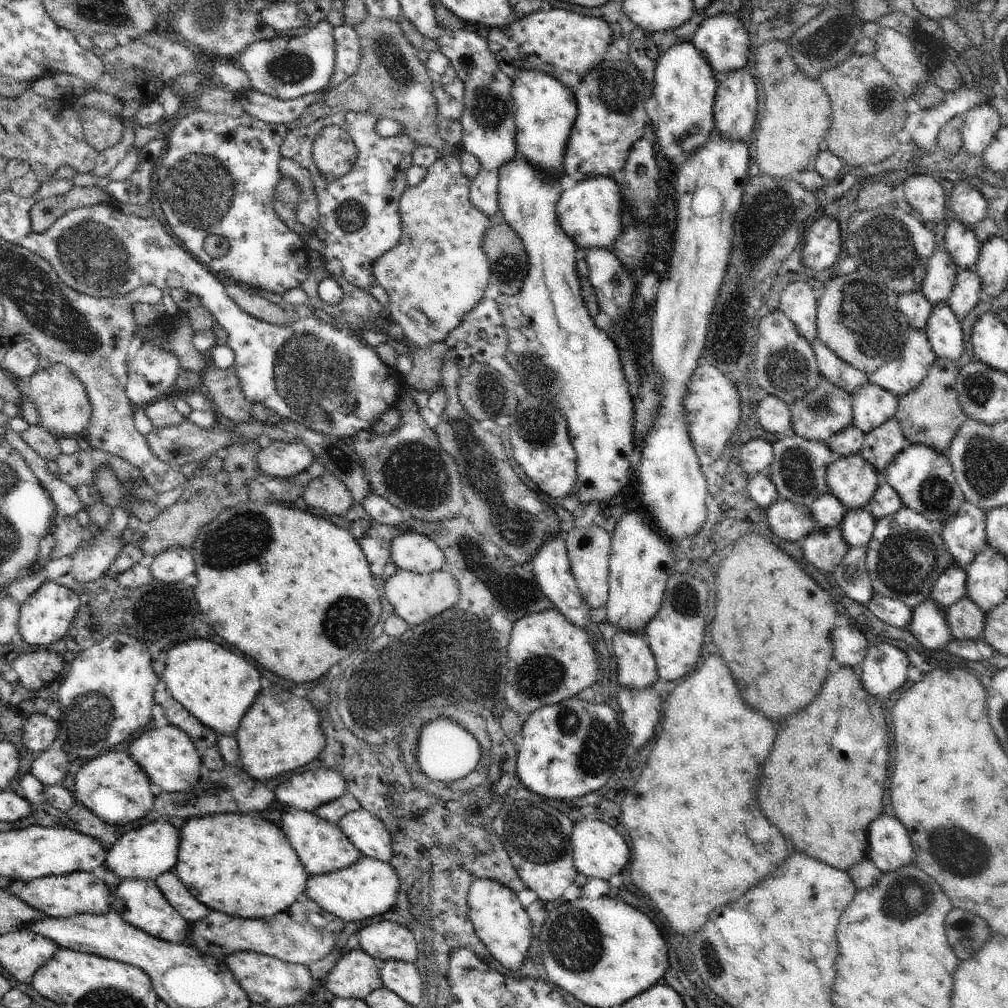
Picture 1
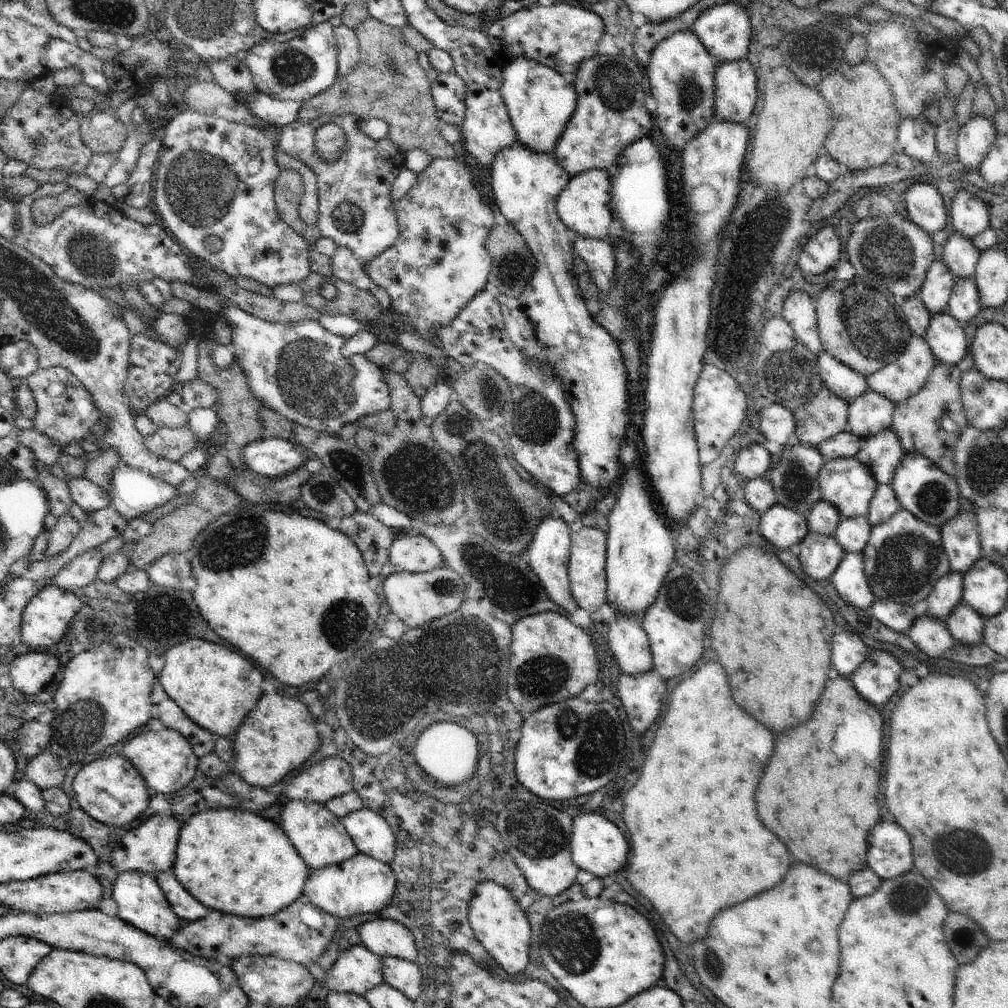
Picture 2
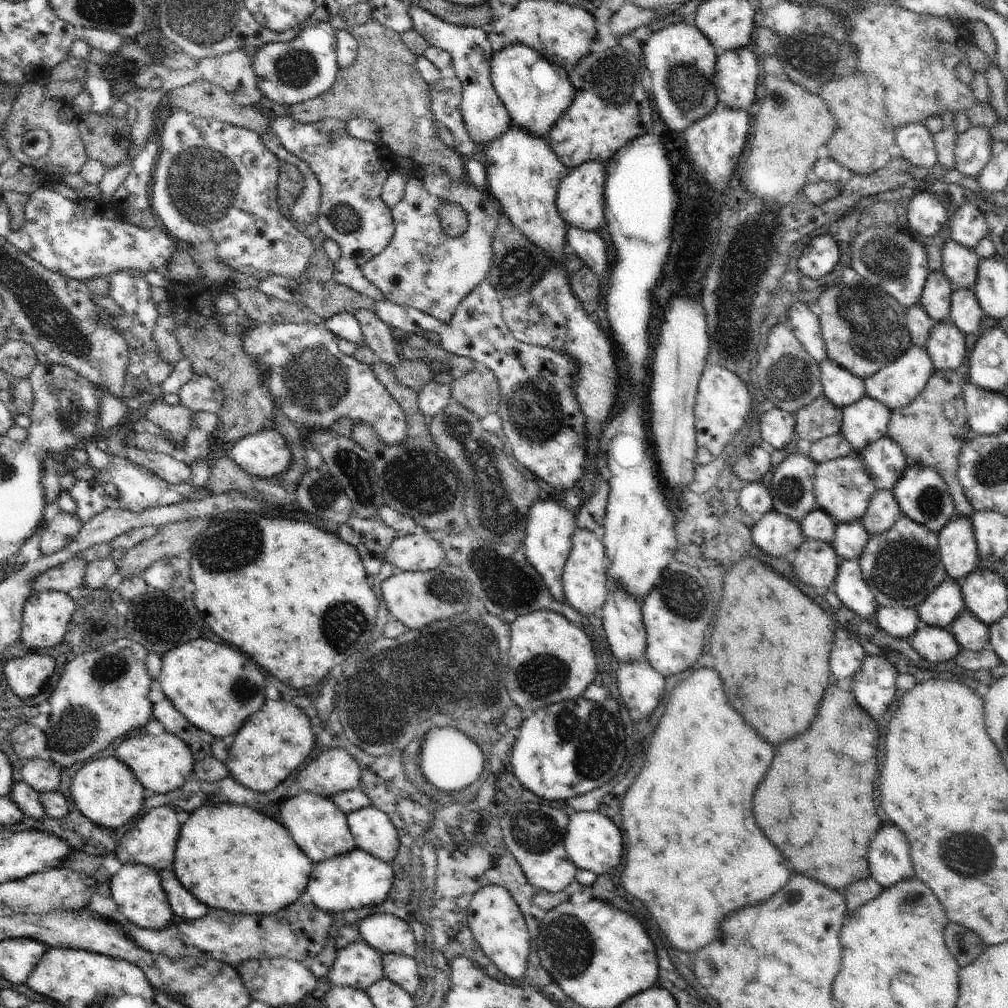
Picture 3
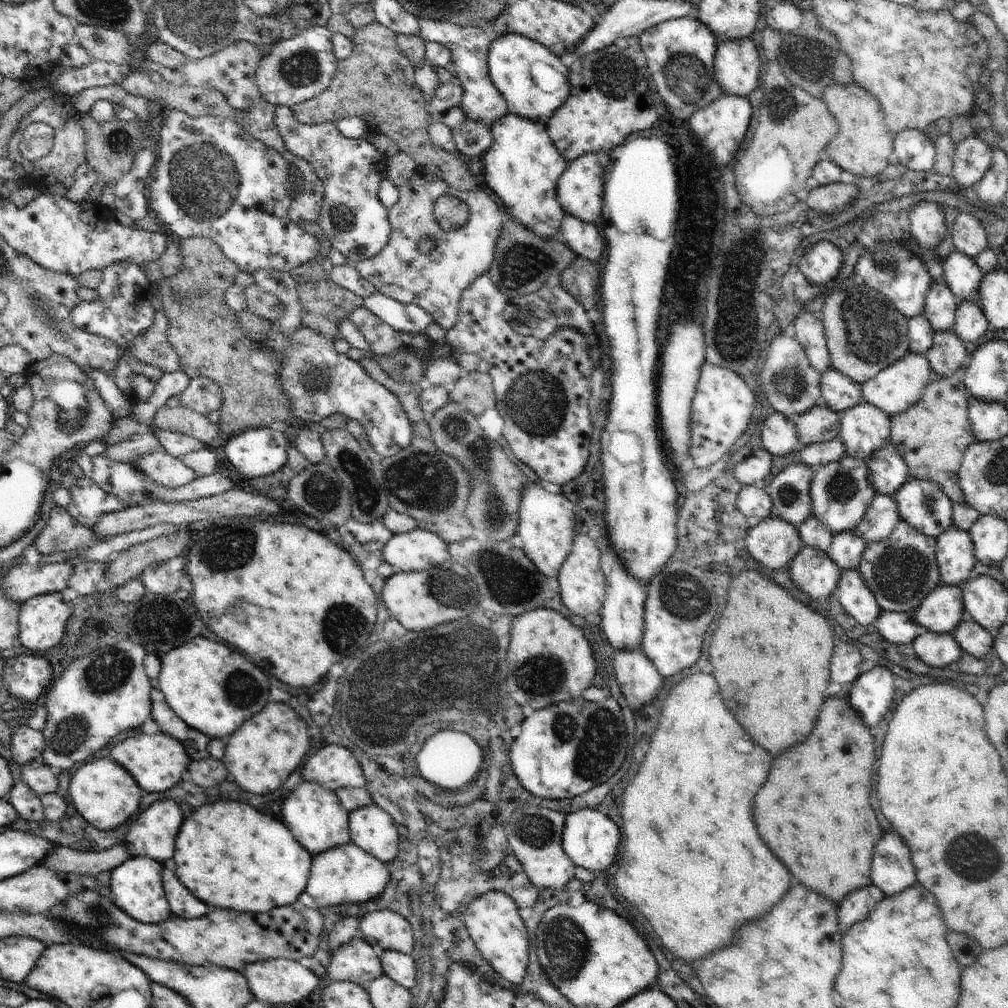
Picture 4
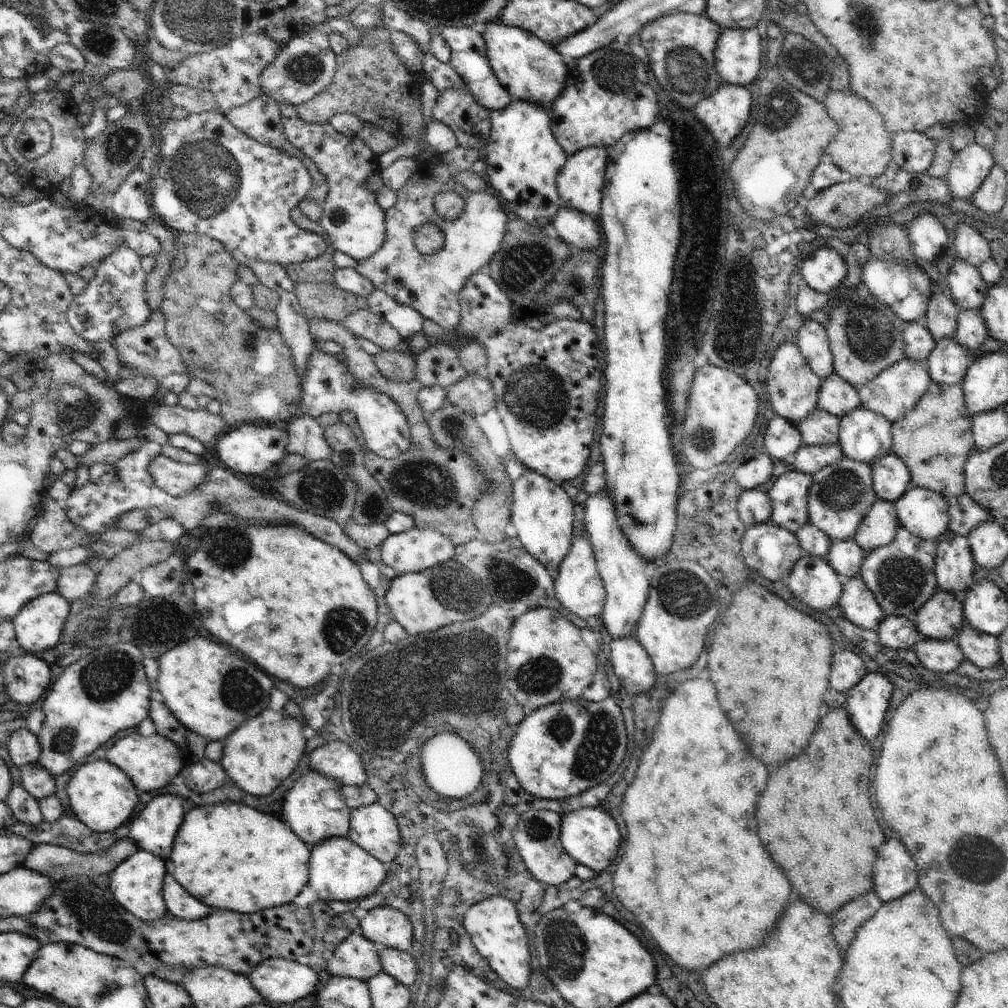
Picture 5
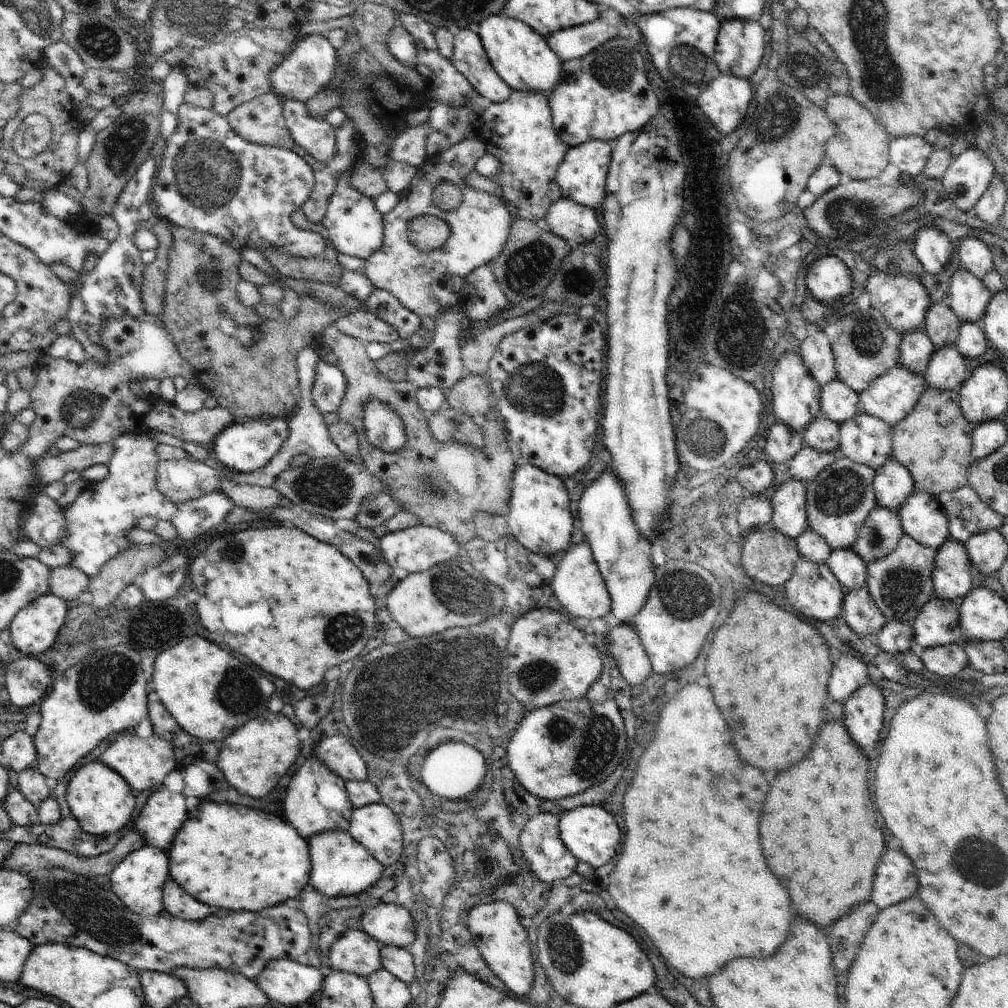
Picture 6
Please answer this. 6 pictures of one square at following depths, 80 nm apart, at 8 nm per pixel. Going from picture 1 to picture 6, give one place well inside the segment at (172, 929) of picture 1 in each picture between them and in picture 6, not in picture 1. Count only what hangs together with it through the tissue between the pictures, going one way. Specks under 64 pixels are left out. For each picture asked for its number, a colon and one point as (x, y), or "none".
2: (141, 903)
3: (137, 890)
4: (136, 885)
5: (137, 884)
6: (138, 881)

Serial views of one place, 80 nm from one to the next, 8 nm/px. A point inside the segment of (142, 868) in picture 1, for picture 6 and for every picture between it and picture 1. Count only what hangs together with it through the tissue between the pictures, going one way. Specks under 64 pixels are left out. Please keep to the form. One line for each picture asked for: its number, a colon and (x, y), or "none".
2: (151, 848)
3: (152, 842)
4: (153, 834)
5: (154, 830)
6: (164, 813)

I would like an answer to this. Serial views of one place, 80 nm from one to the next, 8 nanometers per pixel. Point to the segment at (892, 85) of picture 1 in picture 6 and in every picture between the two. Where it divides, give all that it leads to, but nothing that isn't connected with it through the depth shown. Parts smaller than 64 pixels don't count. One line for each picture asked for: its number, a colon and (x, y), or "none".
2: (866, 120)
3: (864, 132)
4: (863, 142)
5: (862, 147)
6: (860, 150)

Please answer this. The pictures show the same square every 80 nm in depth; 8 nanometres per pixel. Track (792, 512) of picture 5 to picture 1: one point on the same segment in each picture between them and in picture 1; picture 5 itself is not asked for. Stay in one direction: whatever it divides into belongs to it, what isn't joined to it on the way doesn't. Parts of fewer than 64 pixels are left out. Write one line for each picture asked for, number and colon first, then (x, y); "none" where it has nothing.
1: (798, 470)
2: (795, 478)
3: (792, 484)
4: (789, 490)

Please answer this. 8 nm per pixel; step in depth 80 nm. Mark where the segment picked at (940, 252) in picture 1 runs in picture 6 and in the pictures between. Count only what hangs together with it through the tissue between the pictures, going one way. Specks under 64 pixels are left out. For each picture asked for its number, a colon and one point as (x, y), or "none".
2: (939, 280)
3: (936, 296)
4: (940, 303)
5: (941, 316)
6: (941, 324)

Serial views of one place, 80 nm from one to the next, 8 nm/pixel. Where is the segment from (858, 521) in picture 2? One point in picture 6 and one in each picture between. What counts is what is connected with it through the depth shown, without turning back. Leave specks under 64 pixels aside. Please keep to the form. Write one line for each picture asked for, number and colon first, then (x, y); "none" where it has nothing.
3: (849, 540)
4: (846, 549)
5: (845, 556)
6: (850, 569)

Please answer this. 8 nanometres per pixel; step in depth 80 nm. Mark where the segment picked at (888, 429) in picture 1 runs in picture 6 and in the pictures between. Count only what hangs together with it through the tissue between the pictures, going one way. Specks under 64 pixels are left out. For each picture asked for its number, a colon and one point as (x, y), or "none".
2: (882, 452)
3: (884, 460)
4: (888, 470)
5: (891, 476)
6: (893, 483)

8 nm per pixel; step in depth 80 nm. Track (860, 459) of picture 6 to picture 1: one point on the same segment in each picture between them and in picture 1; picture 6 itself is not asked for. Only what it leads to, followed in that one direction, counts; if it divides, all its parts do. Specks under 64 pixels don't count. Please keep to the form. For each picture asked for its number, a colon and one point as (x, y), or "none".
1: (872, 406)
2: (870, 412)
3: (865, 421)
4: (865, 428)
5: (864, 435)

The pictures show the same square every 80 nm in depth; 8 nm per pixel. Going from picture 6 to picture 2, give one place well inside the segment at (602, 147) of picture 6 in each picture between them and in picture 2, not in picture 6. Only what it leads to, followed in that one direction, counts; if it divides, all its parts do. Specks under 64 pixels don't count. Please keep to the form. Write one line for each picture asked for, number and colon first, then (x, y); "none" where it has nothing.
2: (584, 206)
3: (581, 195)
4: (580, 189)
5: (580, 184)

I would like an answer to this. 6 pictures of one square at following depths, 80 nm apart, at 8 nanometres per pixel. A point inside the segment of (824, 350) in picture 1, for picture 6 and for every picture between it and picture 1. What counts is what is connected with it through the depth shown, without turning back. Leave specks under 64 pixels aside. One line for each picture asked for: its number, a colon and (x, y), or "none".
2: (845, 382)
3: (843, 388)
4: (839, 392)
5: (838, 397)
6: (838, 402)

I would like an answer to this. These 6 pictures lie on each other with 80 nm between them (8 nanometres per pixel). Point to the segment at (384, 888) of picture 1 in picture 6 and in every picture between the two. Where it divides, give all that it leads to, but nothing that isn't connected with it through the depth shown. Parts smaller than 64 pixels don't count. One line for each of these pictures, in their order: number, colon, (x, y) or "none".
2: (360, 885)
3: (354, 880)
4: (346, 875)
5: (339, 870)
6: (340, 866)

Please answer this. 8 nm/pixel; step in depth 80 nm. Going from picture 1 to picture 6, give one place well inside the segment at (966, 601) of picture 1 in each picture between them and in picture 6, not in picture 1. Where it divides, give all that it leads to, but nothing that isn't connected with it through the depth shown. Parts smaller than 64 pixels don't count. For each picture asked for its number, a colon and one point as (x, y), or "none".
2: (966, 625)
3: (970, 632)
4: (973, 638)
5: (982, 649)
6: (987, 656)

